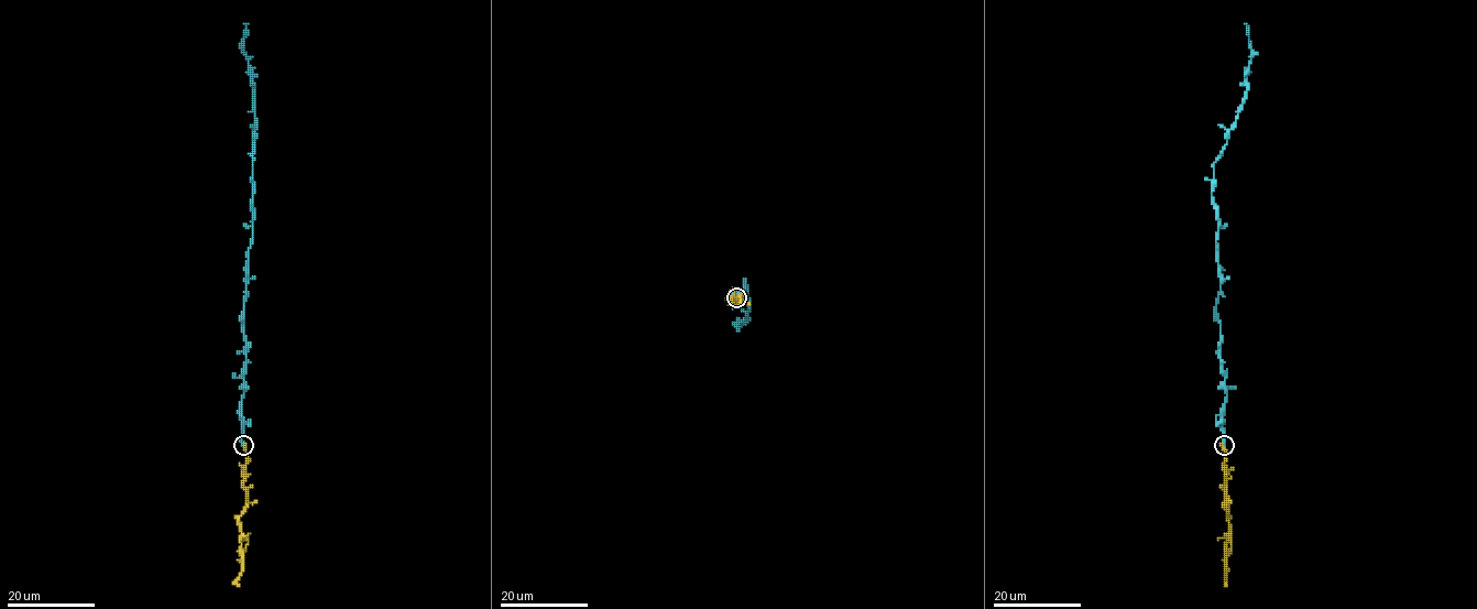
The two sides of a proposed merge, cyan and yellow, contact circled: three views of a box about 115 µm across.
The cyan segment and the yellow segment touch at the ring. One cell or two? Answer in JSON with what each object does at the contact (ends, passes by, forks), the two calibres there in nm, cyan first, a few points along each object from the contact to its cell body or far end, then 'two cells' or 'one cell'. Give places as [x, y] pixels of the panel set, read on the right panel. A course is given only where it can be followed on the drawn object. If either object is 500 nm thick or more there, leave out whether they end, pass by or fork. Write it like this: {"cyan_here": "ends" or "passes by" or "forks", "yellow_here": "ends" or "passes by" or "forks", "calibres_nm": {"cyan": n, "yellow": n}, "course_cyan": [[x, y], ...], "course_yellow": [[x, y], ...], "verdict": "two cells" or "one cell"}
{"calibres_nm": {"cyan": 600, "yellow": 420}, "course_cyan": [[1224, 445], [1212, 180], [1246, 90], [1251, 52], [1244, 23]], "course_yellow": [[1224, 445], [1231, 531], [1225, 587]], "verdict": "one cell"}

